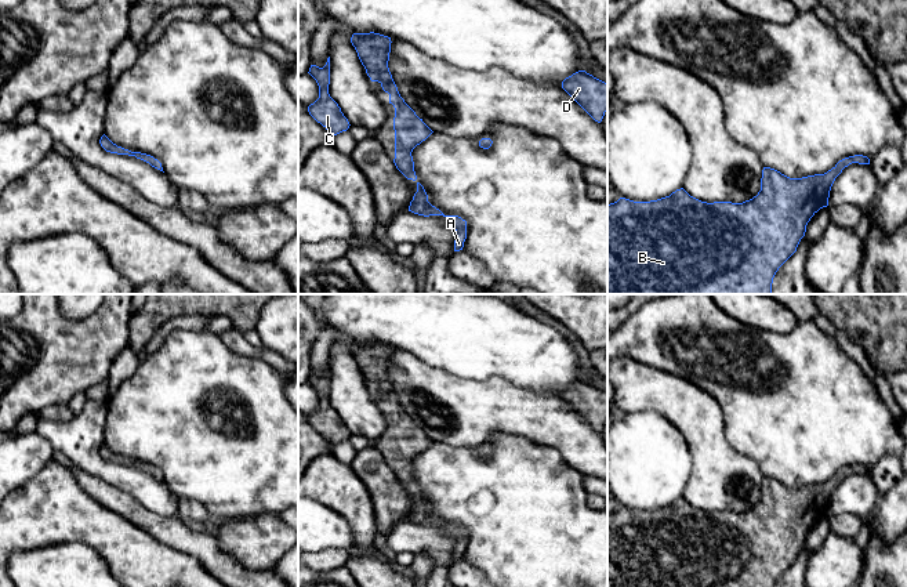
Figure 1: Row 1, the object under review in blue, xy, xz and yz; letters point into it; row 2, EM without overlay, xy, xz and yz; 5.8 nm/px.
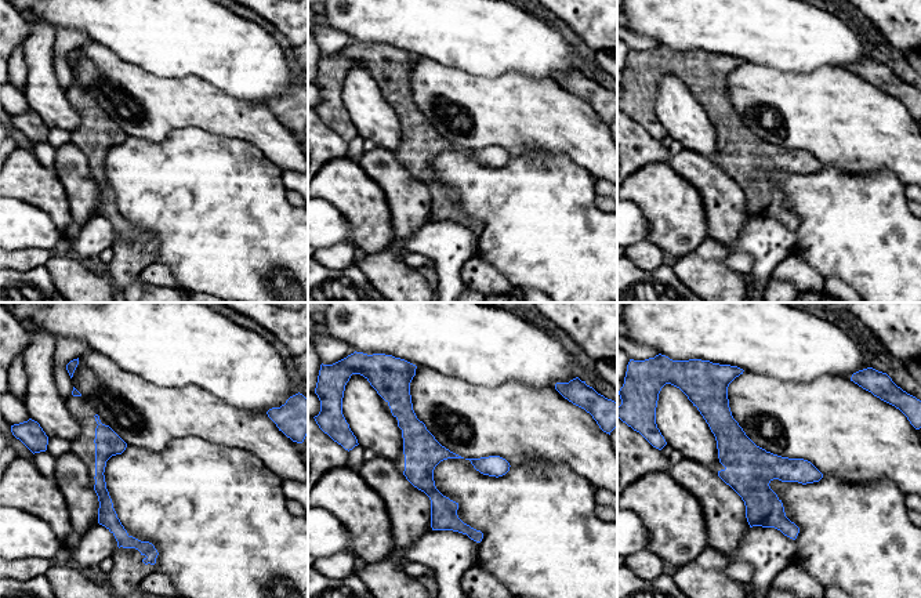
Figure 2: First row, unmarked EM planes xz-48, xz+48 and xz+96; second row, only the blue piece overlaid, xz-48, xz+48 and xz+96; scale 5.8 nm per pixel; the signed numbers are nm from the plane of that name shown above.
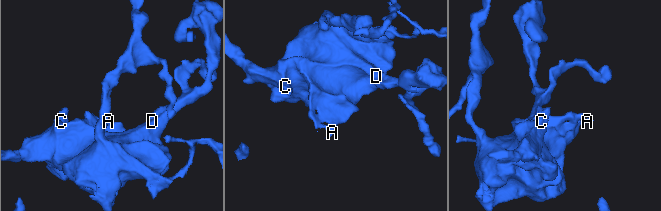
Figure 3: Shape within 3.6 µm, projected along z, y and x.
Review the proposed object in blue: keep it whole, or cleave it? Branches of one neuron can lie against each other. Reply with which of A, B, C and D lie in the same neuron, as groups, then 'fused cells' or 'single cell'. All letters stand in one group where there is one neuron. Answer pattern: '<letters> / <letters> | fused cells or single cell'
A B C D | single cell

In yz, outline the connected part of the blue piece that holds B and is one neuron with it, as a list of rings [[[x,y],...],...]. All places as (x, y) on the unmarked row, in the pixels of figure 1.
[[[849,465],[824,483],[802,488],[763,477],[761,500],[743,512],[701,511],[683,497],[650,511],[620,507],[607,514],[607,587],[774,587],[797,561],[810,528],[828,515],[835,488],[852,472],[870,474],[870,468]]]

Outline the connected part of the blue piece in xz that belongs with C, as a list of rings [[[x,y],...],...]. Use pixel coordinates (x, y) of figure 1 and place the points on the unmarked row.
[[[330,366],[323,377],[311,374],[308,381],[319,395],[319,407],[308,416],[309,424],[320,432],[331,445],[349,438],[349,431],[341,421],[338,413],[329,403]]]

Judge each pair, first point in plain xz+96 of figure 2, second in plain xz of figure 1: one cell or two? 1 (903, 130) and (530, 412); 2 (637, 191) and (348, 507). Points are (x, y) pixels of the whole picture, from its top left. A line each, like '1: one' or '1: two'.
1: one
2: one

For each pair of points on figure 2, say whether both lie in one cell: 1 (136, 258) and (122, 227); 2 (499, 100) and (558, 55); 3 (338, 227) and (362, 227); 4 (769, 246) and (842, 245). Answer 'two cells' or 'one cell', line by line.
1: one cell
2: two cells
3: two cells
4: two cells

